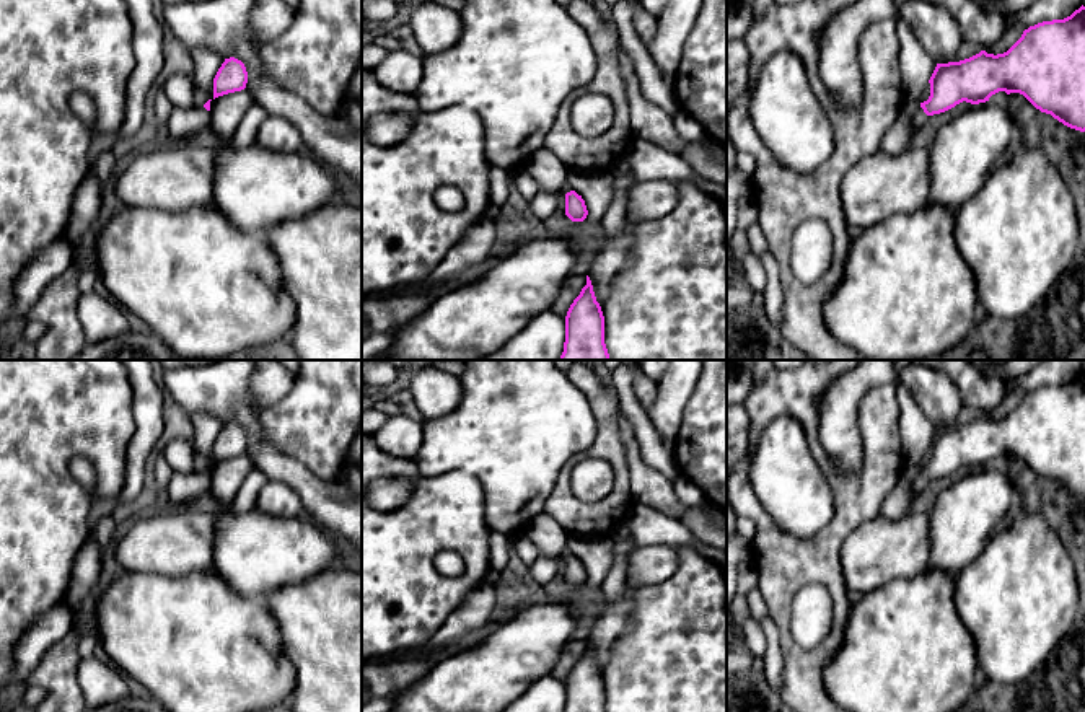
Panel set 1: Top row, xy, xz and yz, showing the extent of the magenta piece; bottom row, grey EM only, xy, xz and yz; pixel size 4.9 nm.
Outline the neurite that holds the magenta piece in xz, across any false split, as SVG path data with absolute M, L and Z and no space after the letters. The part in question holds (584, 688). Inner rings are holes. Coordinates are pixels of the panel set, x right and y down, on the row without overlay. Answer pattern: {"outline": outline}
{"outline": "M588 640L586 650L567 676L564 712L606 712L604 681Z"}

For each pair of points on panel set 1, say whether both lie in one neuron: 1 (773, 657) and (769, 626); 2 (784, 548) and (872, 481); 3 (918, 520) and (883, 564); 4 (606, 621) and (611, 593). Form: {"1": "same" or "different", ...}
{"1": "same", "2": "same", "3": "same", "4": "different"}

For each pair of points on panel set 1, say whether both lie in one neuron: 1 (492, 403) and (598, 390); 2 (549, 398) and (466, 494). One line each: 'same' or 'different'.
1: different
2: different

